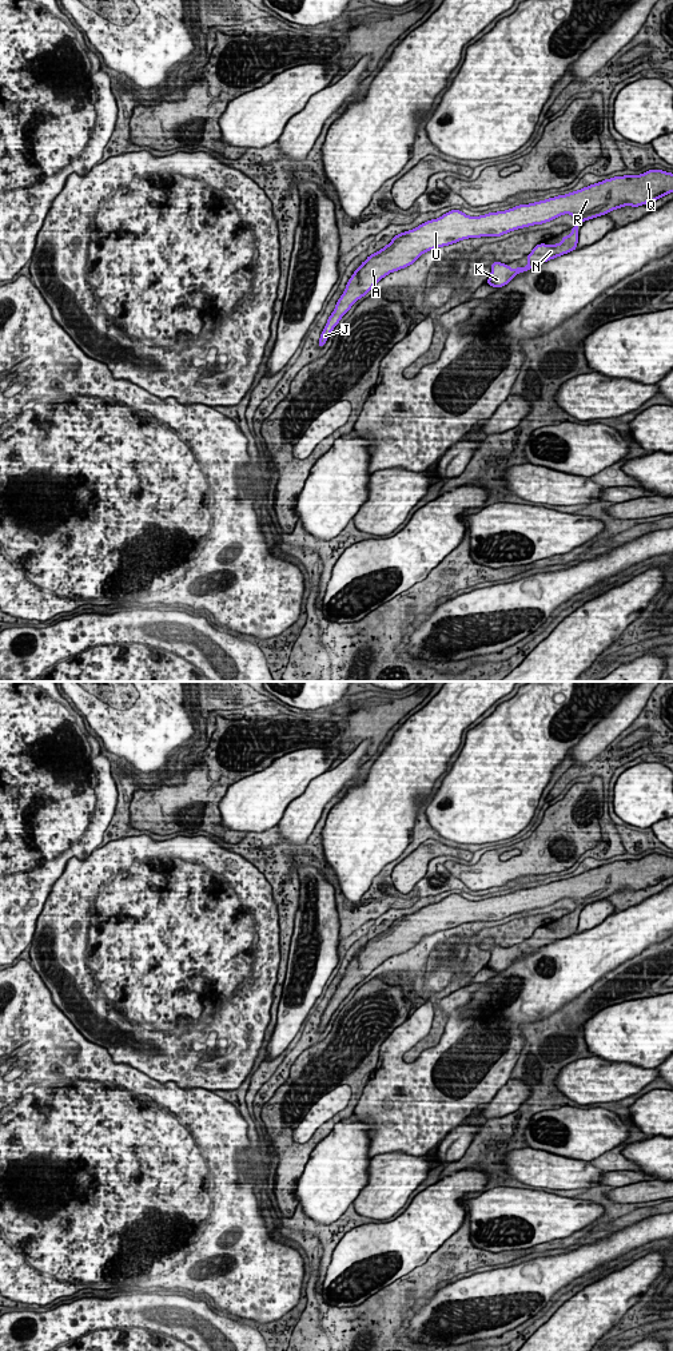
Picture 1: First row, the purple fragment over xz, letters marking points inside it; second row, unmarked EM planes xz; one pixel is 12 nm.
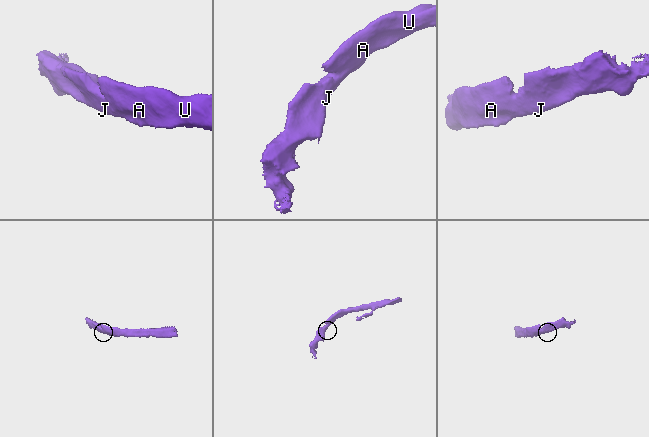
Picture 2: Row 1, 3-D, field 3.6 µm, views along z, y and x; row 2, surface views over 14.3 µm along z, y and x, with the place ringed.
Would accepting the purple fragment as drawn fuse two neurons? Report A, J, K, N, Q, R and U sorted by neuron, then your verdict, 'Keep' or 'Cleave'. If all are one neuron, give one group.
Groups: A J K N Q R U. Keep

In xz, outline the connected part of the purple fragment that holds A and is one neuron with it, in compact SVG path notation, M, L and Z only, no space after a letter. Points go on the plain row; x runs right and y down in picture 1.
M649 854L641 859L610 862L566 879L481 901L469 901L459 894L451 894L438 903L427 905L410 915L395 919L387 930L362 946L349 963L346 974L328 1001L320 1018L319 1032L323 1032L341 1002L375 967L387 958L410 950L426 935L467 922L499 922L513 914L542 909L564 898L570 898L577 903L572 918L562 921L559 929L537 929L527 939L526 951L510 953L509 949L497 945L491 947L487 967L493 971L502 971L518 957L576 934L578 910L582 910L584 905L605 899L624 890L638 891L670 877L673 877L673 858Z

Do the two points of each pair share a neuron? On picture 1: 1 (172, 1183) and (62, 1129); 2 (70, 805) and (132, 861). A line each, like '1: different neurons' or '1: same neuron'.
1: same neuron
2: different neurons

